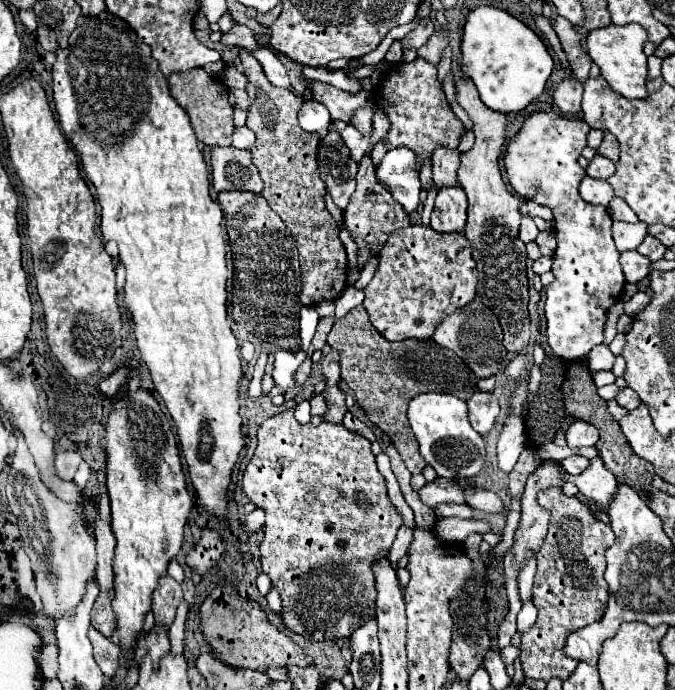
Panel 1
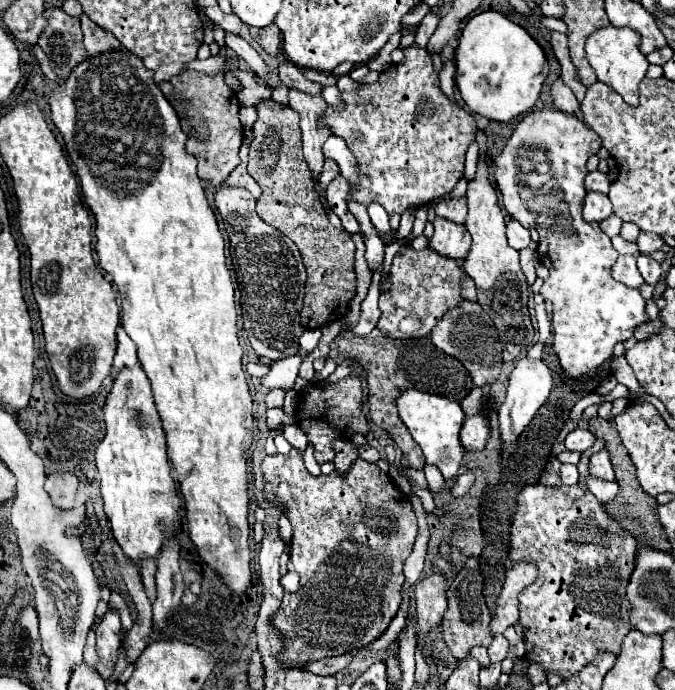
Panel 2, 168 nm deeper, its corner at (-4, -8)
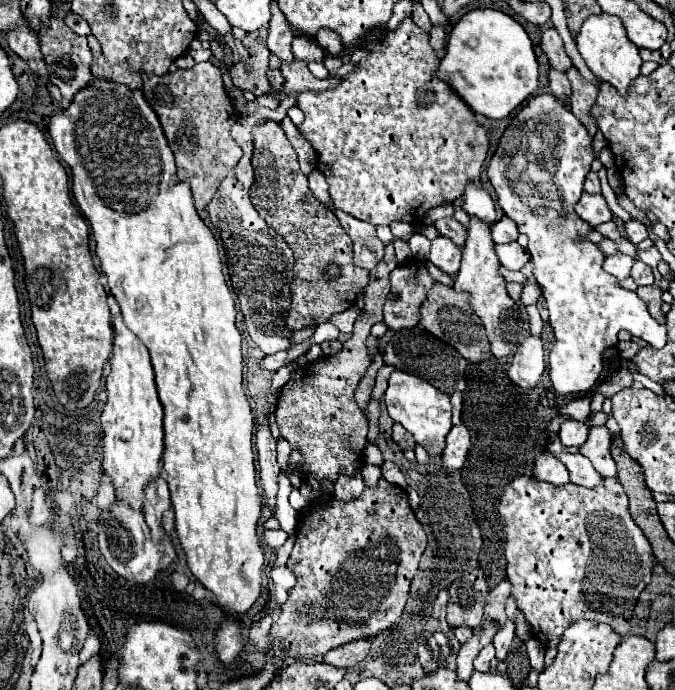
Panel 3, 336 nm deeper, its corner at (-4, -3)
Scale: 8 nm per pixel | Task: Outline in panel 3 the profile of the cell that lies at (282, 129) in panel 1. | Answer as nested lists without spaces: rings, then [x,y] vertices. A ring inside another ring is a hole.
[[[268,119],[262,125],[254,127],[252,137],[252,167],[256,175],[256,181],[250,189],[252,205],[260,213],[260,217],[286,239],[296,255],[292,307],[288,311],[286,325],[290,325],[294,331],[310,325],[320,325],[334,313],[346,311],[356,303],[356,291],[368,285],[368,271],[354,265],[352,239],[344,233],[336,215],[320,205],[308,189],[308,179],[298,167],[298,155],[280,123]],[[332,263],[340,267],[340,275],[336,279],[328,279],[324,273]]]

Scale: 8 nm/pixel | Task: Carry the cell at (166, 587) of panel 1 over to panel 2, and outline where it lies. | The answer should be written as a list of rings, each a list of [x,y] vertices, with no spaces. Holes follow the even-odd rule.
[[[140,560],[140,576],[142,576],[142,584],[144,590],[148,594],[148,598],[154,602],[156,600],[156,584],[154,584],[154,574],[156,574],[156,560]]]

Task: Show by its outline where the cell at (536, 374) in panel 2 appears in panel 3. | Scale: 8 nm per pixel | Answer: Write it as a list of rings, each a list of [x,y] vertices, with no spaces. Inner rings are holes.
[[[528,337],[514,353],[512,365],[508,369],[508,377],[514,385],[528,391],[542,381],[544,369],[546,369],[546,361],[544,361],[542,341],[540,337]]]

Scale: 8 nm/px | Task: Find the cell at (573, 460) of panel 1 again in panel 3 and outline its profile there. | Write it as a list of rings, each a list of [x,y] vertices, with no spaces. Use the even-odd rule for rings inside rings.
[[[544,453],[544,455],[540,455],[540,459],[536,459],[536,463],[534,463],[534,477],[540,479],[540,481],[554,483],[554,485],[570,483],[568,469],[564,467],[564,463],[556,461],[556,457],[550,455],[550,453]]]

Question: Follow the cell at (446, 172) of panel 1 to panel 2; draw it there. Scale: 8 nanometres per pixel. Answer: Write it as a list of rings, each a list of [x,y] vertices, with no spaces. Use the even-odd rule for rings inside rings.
[[[458,198],[458,200],[444,200],[434,208],[436,216],[444,218],[444,220],[452,220],[456,224],[464,224],[466,220],[466,200]]]

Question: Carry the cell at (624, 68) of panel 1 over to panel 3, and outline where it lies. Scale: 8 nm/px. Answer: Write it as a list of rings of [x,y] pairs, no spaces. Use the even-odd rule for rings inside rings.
[[[606,13],[592,15],[584,21],[576,43],[578,43],[580,55],[586,61],[586,65],[590,67],[590,71],[600,81],[606,81],[606,83],[614,85],[620,91],[620,95],[626,97],[630,93],[630,87],[632,87],[634,79],[640,75],[642,57],[640,57],[640,49],[632,41],[628,41],[622,21],[618,17],[606,15]]]

